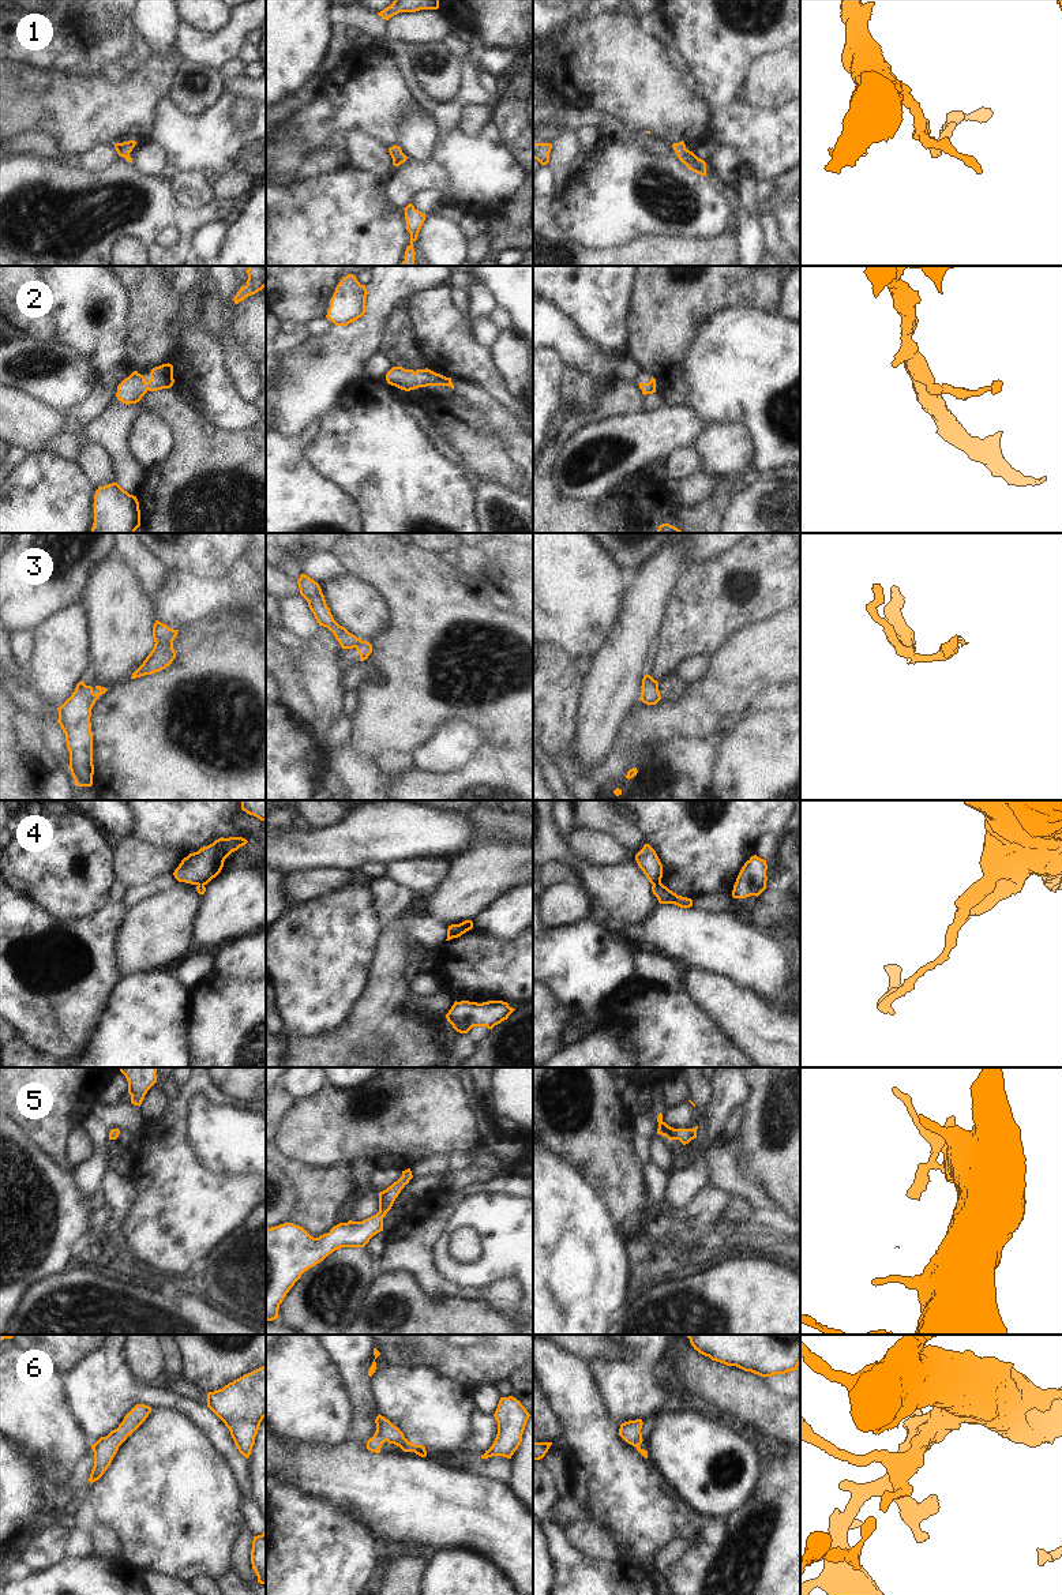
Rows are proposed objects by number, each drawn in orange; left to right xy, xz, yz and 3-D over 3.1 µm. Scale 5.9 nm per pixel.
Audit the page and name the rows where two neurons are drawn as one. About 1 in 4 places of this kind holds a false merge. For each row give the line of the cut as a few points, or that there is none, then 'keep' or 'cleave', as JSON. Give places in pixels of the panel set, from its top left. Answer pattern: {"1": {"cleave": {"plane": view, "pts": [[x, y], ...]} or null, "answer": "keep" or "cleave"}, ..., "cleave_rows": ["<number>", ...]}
{"1": {"cleave": null, "answer": "keep"}, "2": {"cleave": null, "answer": "keep"}, "3": {"cleave": {"plane": "xz", "pts": [[361, 641], [355, 646]]}, "answer": "cleave"}, "4": {"cleave": {"plane": "yz", "pts": [[660, 881], [653, 885]]}, "answer": "cleave"}, "5": {"cleave": null, "answer": "keep"}, "6": {"cleave": null, "answer": "keep"}, "cleave_rows": ["3", "4"]}

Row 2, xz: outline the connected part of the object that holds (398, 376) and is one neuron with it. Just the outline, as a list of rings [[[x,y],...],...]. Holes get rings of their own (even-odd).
[[[393,367],[386,374],[386,380],[389,384],[395,386],[405,391],[410,391],[410,390],[414,390],[419,387],[427,387],[427,386],[450,386],[454,390],[451,378],[446,378],[428,368],[417,369],[414,372],[413,369]]]

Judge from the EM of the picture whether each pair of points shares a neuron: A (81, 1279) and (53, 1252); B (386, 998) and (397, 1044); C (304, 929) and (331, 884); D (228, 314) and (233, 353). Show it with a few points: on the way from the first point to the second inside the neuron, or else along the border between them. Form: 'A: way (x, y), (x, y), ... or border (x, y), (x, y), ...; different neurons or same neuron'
A: border (66, 1268), (45, 1275), (36, 1282); different neurons
B: border (385, 1025), (379, 1029); different neurons
C: border (355, 882), (336, 892), (299, 903), (295, 907); different neurons
D: way (226, 323), (226, 336), (231, 344); same neuron

